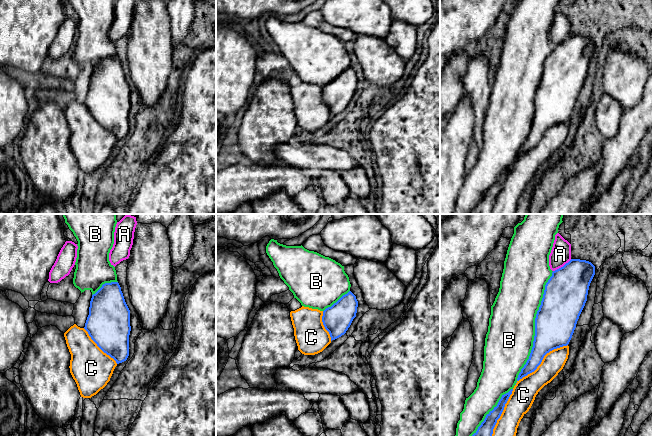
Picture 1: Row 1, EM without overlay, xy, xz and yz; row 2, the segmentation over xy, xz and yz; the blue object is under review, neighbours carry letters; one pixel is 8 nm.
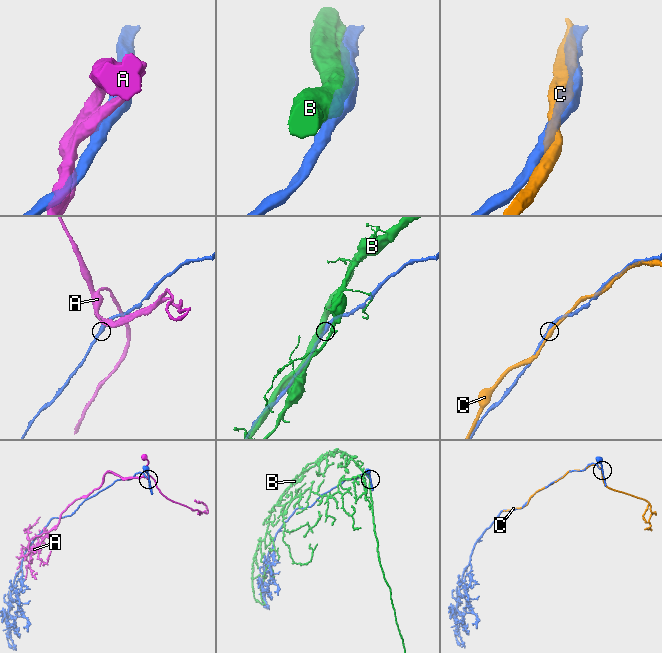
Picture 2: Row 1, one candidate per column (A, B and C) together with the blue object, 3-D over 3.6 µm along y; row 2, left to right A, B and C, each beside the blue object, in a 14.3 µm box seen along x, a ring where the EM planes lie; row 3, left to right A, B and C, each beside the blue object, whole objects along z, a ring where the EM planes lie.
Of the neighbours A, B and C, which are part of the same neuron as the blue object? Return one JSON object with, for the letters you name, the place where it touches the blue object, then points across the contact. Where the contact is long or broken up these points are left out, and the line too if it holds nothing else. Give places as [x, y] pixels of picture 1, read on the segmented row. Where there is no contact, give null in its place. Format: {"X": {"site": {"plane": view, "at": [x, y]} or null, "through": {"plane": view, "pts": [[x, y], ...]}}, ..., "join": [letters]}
{"C": {"site": {"plane": "yz", "at": [541, 361]}}, "join": ["C"]}

